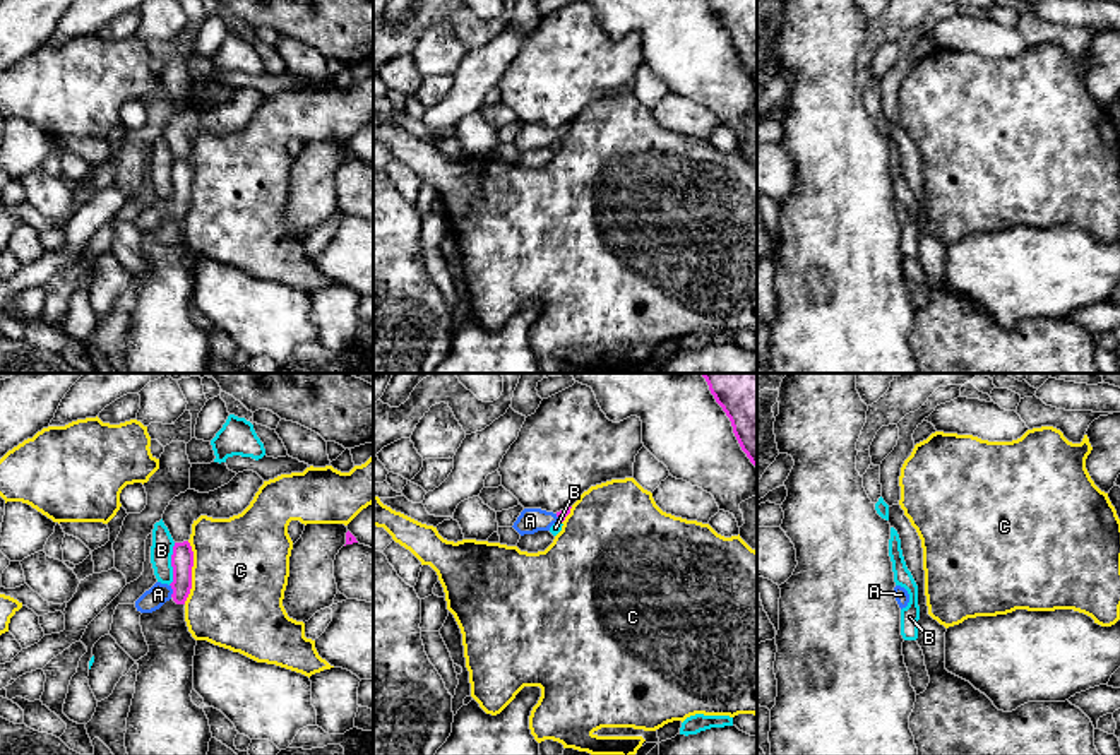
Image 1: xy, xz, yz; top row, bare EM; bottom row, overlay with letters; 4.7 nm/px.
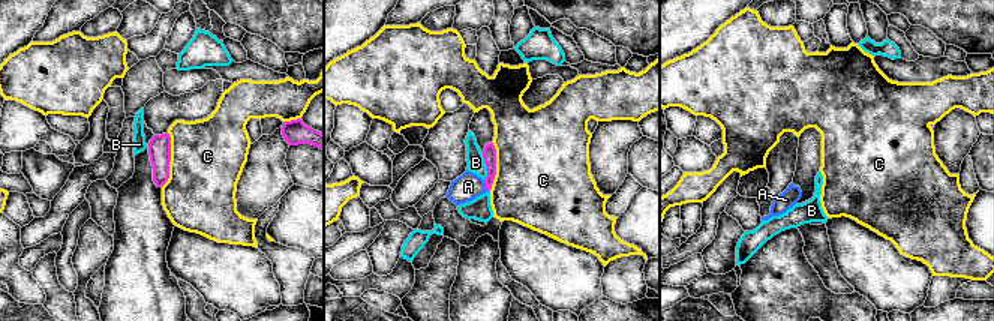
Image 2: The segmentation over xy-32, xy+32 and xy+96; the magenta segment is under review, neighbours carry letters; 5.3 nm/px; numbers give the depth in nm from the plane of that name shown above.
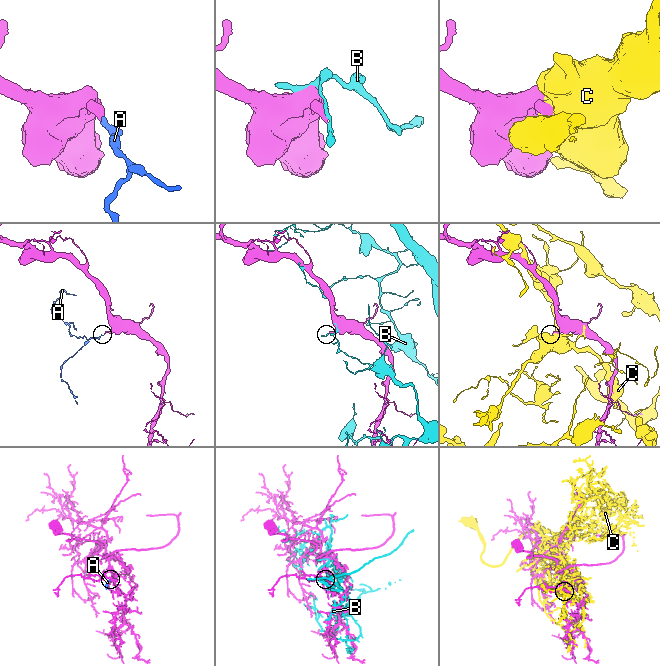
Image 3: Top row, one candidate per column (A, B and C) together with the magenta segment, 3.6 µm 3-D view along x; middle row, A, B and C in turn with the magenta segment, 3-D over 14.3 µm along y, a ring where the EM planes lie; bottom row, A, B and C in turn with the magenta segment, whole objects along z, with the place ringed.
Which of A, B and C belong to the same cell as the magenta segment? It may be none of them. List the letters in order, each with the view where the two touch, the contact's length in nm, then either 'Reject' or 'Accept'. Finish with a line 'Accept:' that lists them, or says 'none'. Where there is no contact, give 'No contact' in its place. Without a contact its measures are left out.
A: Touches magenta in xy. Shared border 60 nm. Accept
B: Touches magenta in xy. Shared border 200 nm. Reject
C: Touches magenta in xy. Shared border 300 nm. Reject
Accept: A

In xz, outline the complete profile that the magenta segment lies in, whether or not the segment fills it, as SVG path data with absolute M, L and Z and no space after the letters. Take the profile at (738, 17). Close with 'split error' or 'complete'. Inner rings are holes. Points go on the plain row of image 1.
M707 0L731 38L733 50L757 84L757 0Z; complete

